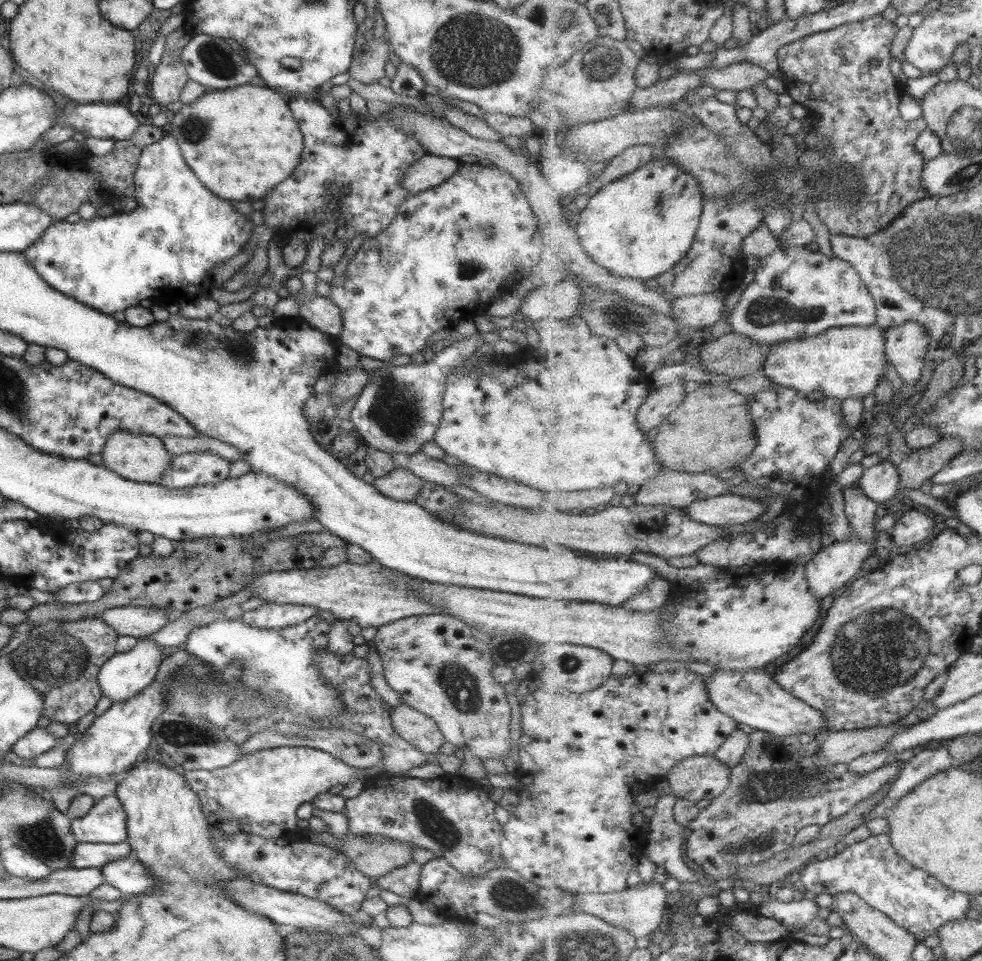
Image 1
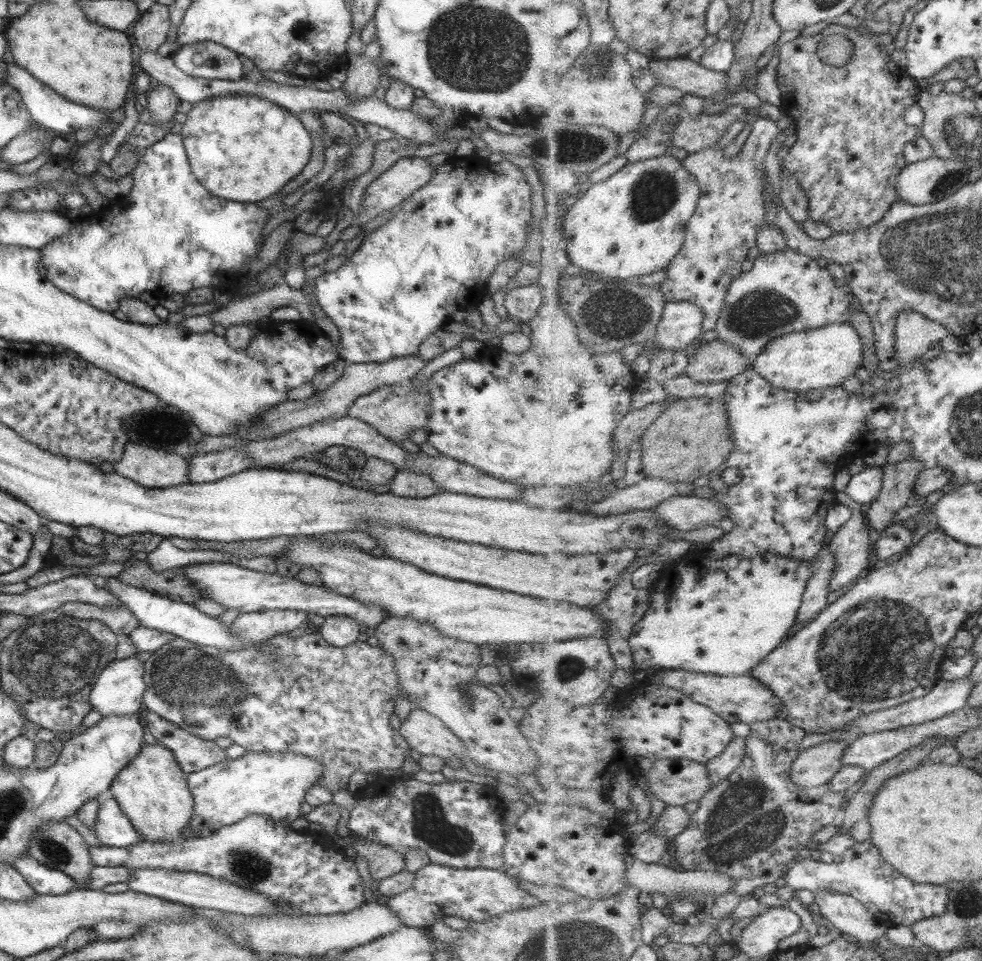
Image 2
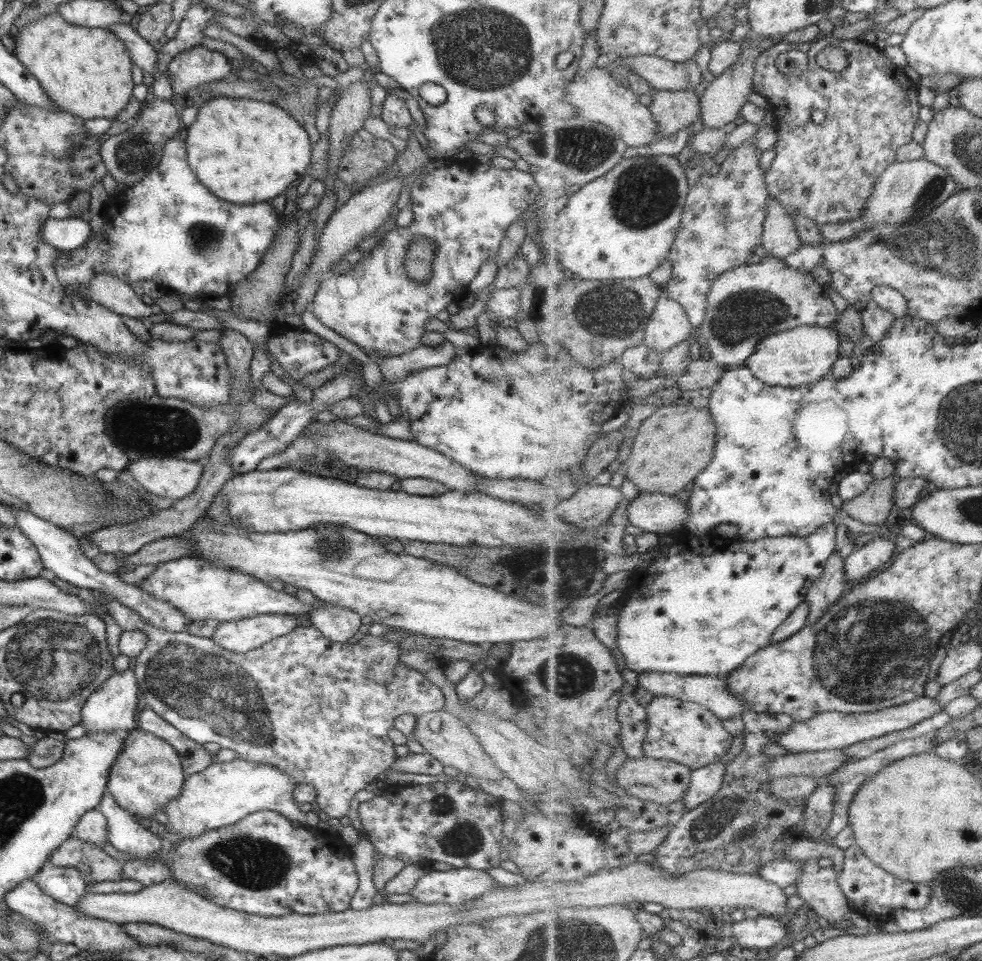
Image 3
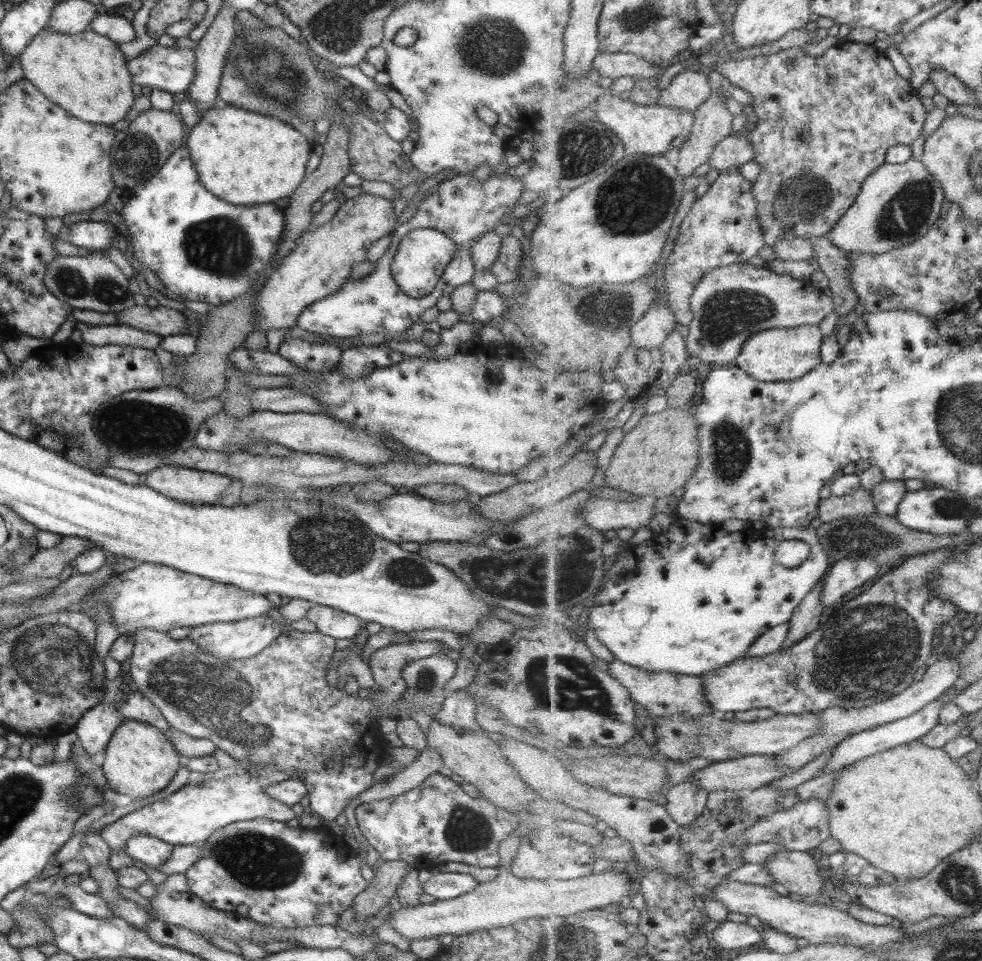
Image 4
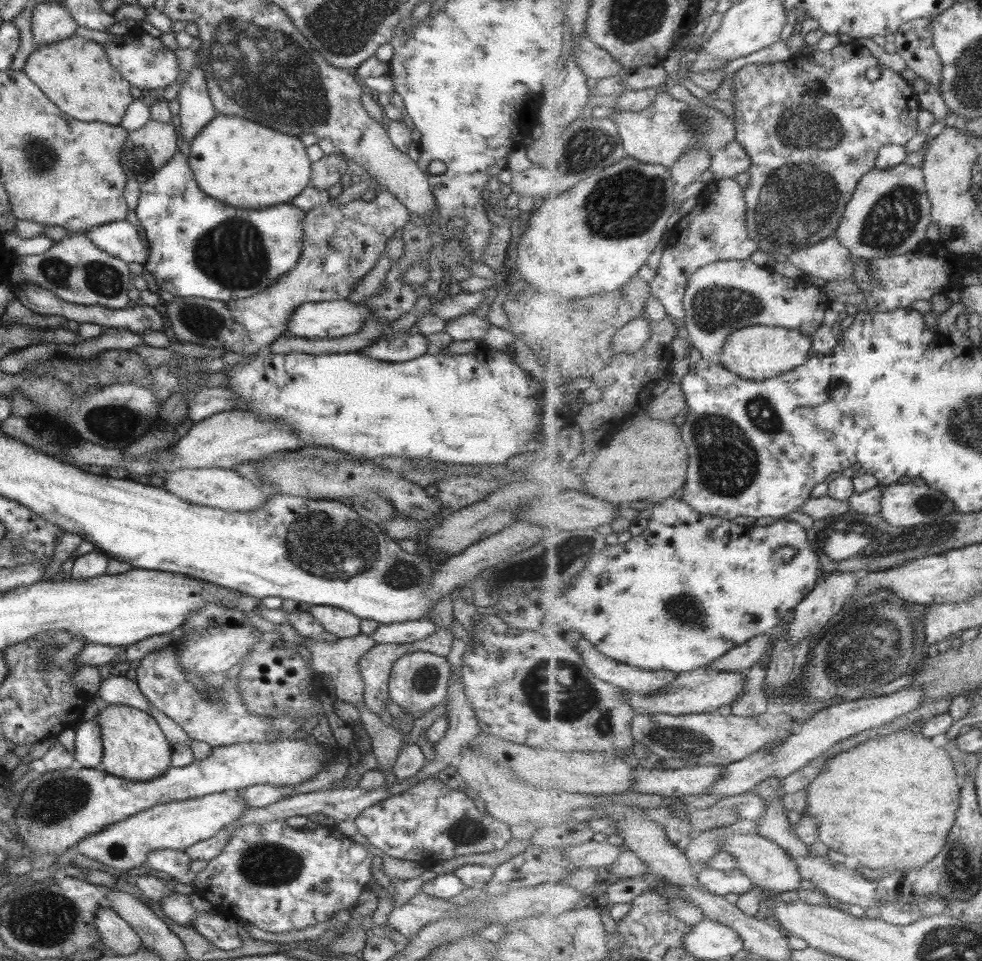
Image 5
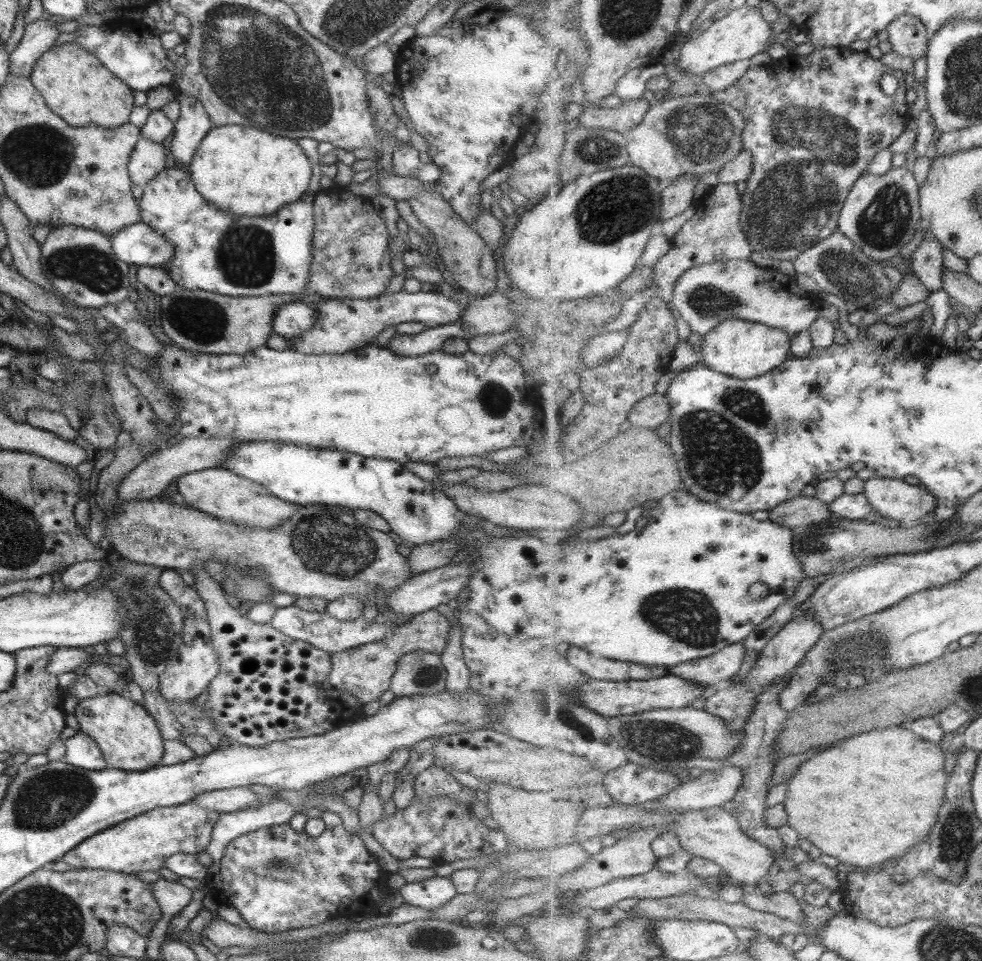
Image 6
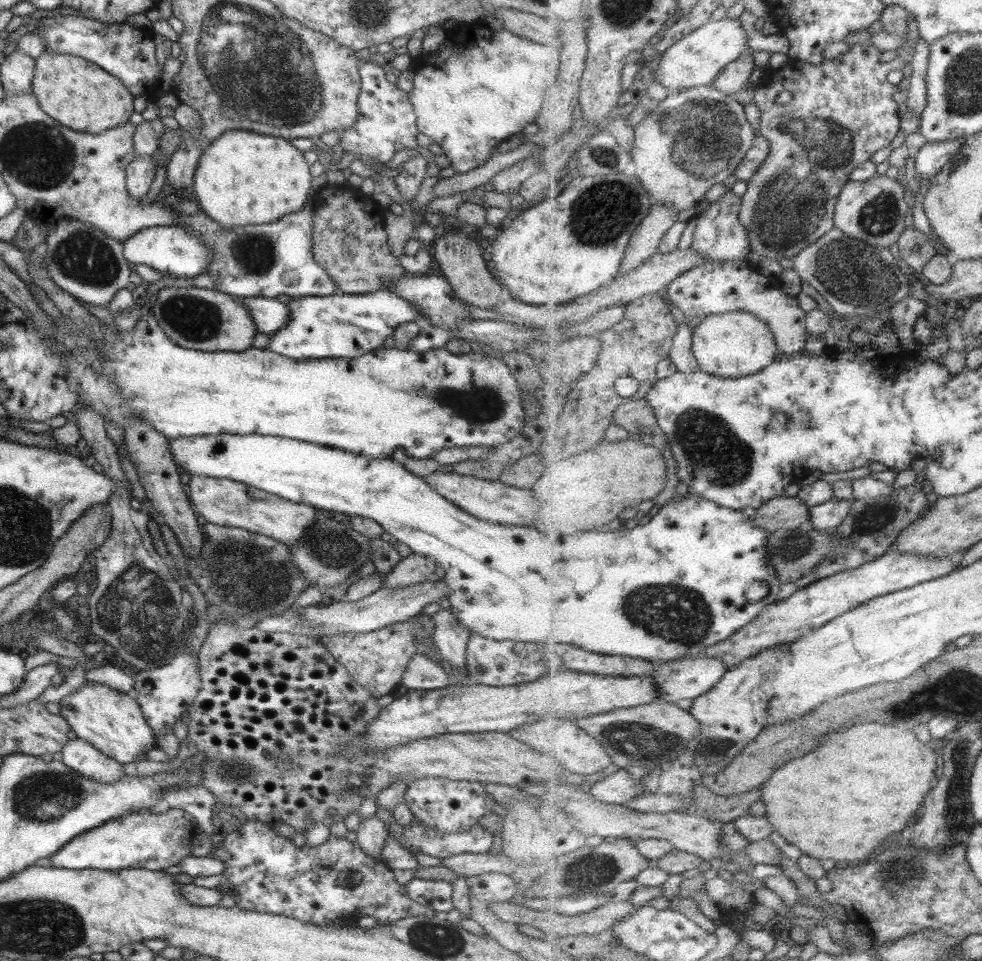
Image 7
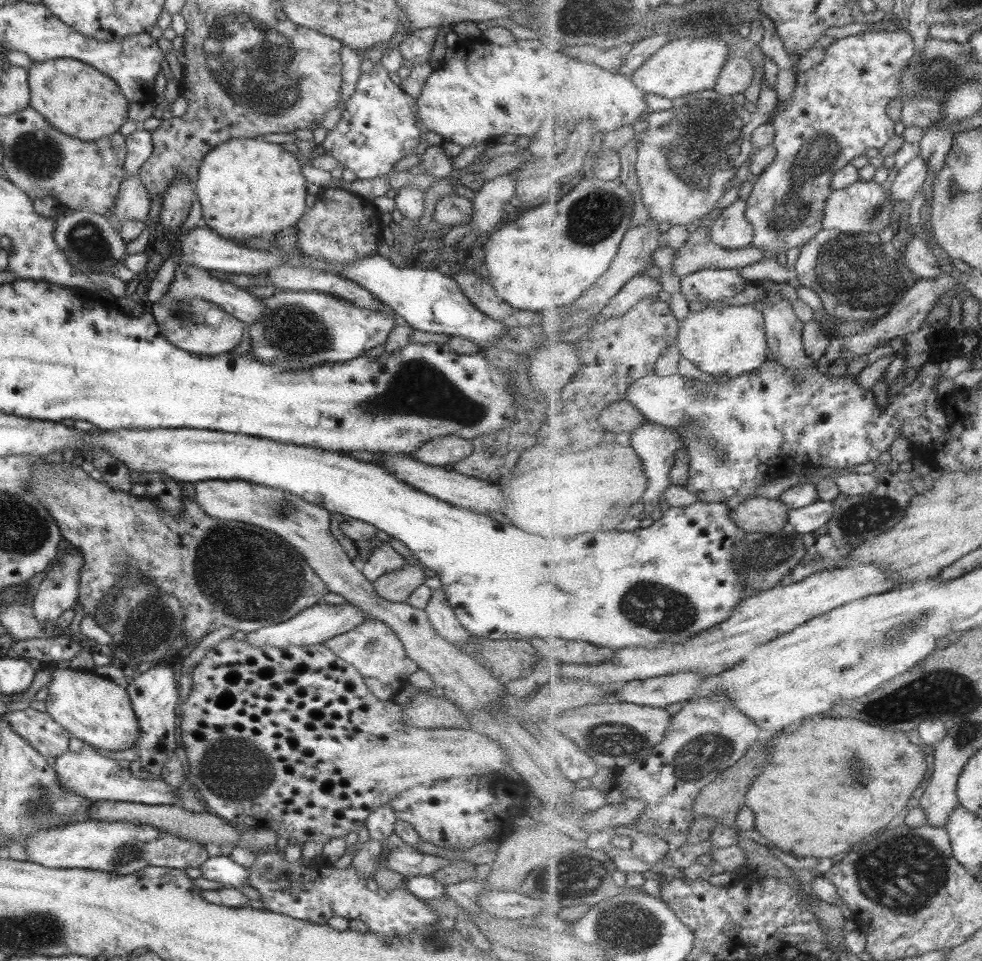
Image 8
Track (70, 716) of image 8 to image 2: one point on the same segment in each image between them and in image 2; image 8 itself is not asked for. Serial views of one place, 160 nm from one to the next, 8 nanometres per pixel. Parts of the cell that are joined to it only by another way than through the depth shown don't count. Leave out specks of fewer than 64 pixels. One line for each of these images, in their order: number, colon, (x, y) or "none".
2: (151, 790)
3: (146, 774)
4: (139, 760)
5: (133, 747)
6: (127, 736)
7: (111, 721)

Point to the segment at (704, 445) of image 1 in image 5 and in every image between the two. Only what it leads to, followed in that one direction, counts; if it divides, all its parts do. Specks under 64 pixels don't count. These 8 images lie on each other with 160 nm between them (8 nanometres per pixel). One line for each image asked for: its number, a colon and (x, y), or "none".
2: (692, 438)
3: (675, 445)
4: (661, 453)
5: (649, 460)

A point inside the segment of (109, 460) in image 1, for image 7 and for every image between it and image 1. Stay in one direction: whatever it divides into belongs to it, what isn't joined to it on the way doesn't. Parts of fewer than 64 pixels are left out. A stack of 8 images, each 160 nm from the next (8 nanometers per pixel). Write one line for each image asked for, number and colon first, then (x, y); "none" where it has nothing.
2: (151, 468)
3: (172, 478)
4: (181, 484)
5: (224, 489)
6: (219, 493)
7: (223, 502)

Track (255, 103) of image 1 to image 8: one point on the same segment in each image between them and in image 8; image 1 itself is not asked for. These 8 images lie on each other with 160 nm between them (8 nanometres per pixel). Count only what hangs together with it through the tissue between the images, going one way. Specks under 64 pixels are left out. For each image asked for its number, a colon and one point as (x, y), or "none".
2: (241, 148)
3: (245, 151)
4: (263, 160)
5: (234, 160)
6: (235, 167)
7: (242, 178)
8: (245, 187)

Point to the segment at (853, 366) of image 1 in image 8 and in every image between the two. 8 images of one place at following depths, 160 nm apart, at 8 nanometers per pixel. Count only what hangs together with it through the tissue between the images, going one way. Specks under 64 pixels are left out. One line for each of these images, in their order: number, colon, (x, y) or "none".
2: (822, 358)
3: (790, 359)
4: (784, 354)
5: (756, 353)
6: (743, 349)
7: (736, 344)
8: (725, 342)

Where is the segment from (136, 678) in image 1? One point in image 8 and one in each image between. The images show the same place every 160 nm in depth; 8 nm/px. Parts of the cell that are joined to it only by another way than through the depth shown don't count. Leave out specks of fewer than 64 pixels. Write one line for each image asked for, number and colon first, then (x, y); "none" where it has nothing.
2: (118, 690)
3: (111, 708)
4: (93, 729)
5: (87, 747)
6: (80, 751)
7: (78, 755)
8: (89, 774)

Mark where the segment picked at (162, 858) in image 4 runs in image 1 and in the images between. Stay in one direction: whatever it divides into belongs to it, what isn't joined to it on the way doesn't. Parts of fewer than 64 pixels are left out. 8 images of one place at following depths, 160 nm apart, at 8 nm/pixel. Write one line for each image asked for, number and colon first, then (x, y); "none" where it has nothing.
1: (105, 822)
2: (112, 828)
3: (124, 834)

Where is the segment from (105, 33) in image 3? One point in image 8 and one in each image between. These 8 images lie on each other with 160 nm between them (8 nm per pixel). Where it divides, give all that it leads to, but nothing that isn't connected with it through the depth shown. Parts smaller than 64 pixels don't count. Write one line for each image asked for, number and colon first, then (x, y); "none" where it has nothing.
4: (85, 74)
5: (74, 74)
6: (74, 85)
7: (78, 94)
8: (76, 99)

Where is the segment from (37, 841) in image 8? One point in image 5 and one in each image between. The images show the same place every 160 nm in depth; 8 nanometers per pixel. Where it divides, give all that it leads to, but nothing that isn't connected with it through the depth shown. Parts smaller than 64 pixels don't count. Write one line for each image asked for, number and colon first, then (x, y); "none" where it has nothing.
5: (177, 825)
6: (143, 843)
7: (153, 841)

